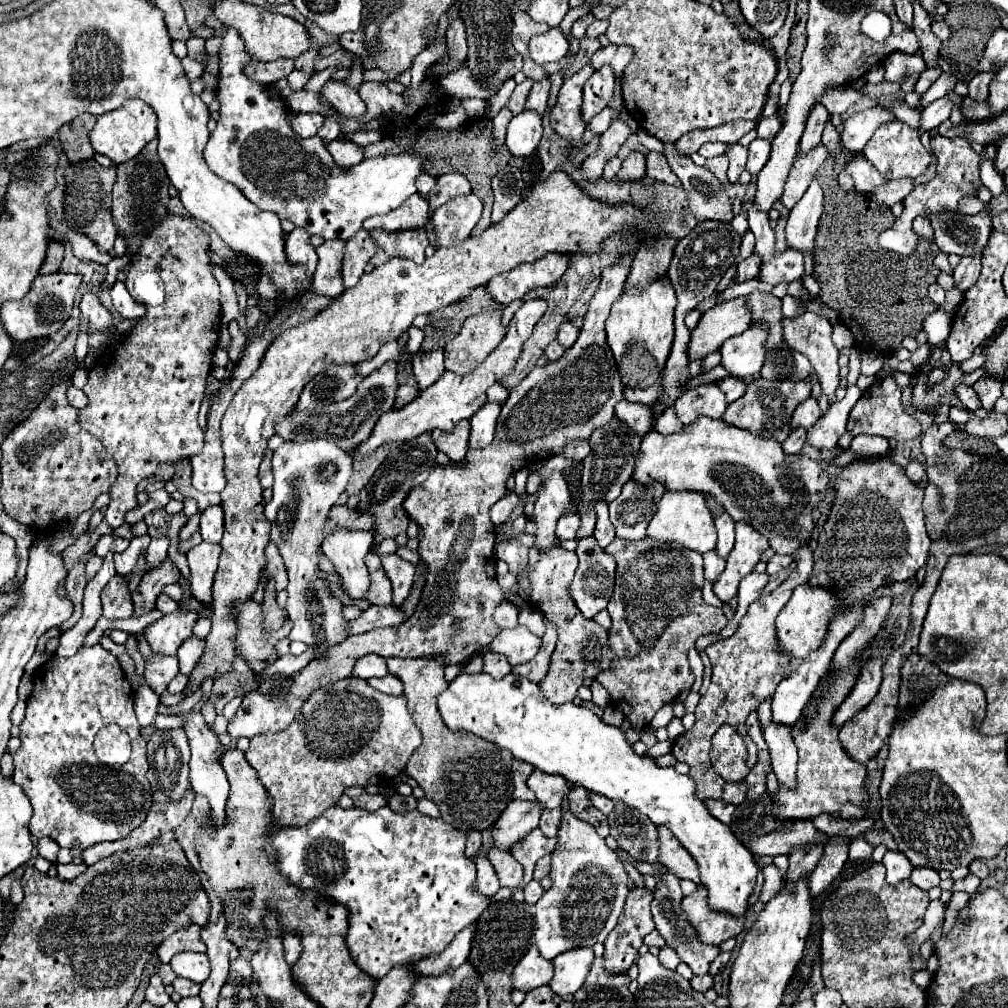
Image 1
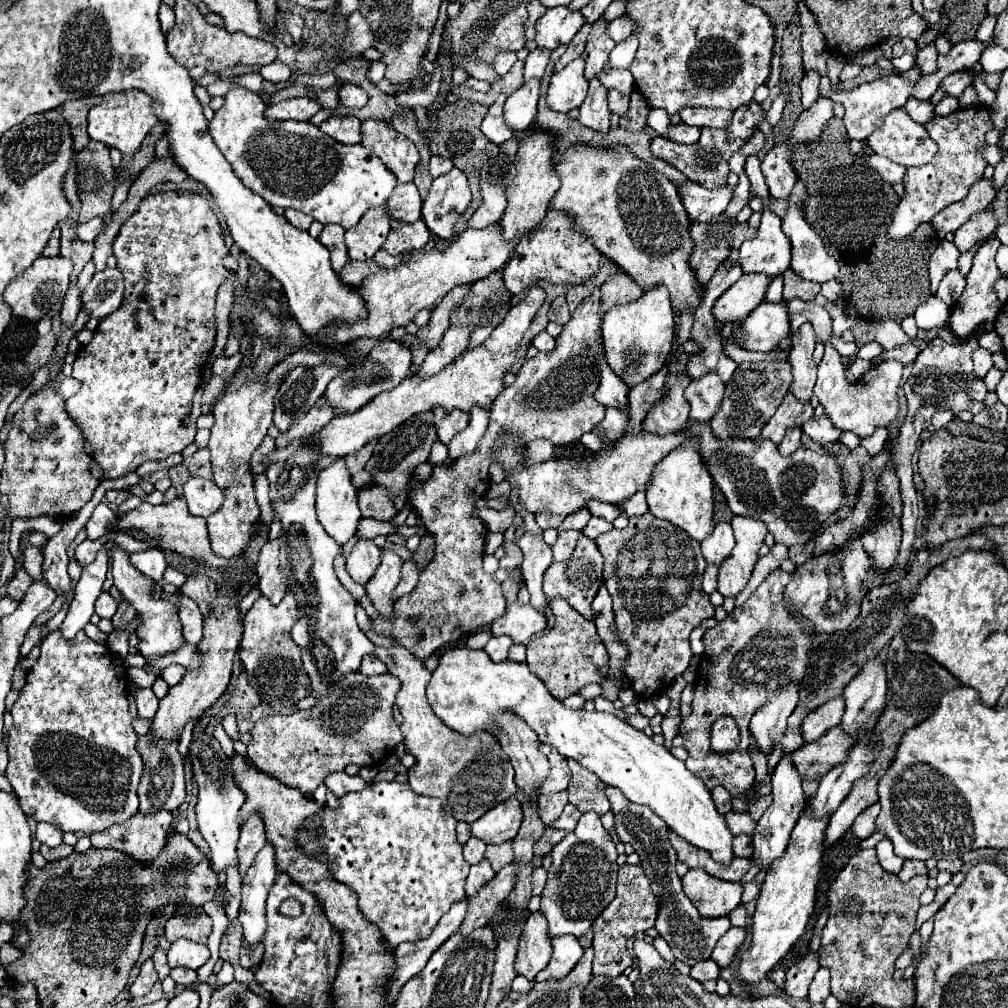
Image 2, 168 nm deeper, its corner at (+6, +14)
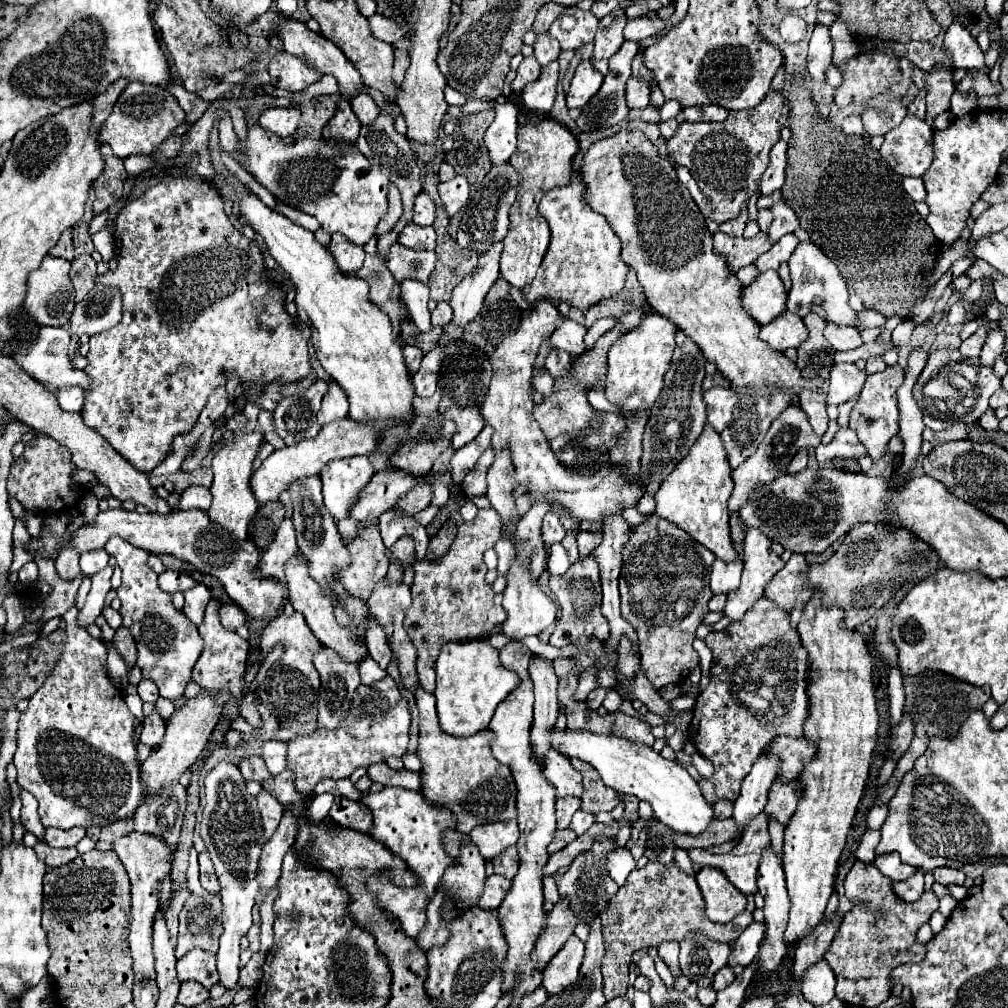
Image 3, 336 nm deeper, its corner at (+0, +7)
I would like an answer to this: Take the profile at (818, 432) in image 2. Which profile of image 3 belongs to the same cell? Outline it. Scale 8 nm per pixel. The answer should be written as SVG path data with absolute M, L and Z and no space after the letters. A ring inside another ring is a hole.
M840 428L830 444L820 444L816 448L816 460L820 468L834 458L852 458L858 460L866 456L866 446L858 440L852 428Z

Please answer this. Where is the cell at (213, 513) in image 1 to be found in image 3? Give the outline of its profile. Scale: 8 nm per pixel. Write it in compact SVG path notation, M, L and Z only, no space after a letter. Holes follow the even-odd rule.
M190 486L180 494L178 508L180 510L192 510L192 508L208 510L210 502L212 502L212 494L206 486Z

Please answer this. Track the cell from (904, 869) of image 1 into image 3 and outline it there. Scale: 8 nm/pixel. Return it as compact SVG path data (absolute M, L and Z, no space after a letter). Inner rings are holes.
M898 854L878 856L878 858L874 860L874 864L876 864L876 868L878 868L884 876L888 876L888 878L892 878L892 880L908 880L908 878L916 872L916 868L910 866L910 864L904 864Z

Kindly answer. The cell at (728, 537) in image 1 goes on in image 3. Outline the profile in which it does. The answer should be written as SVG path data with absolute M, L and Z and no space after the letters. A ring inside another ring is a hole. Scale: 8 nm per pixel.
M722 560L714 562L714 568L710 572L710 588L712 594L730 594L738 590L740 586L740 574L742 574L742 560L734 560L734 564L724 564Z

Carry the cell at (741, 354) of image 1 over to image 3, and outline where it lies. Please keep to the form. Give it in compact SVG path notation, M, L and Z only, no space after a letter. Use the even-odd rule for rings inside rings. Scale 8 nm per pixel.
M784 312L776 320L760 328L760 338L768 342L772 350L784 352L788 348L798 348L808 338L808 328L804 326L800 316Z

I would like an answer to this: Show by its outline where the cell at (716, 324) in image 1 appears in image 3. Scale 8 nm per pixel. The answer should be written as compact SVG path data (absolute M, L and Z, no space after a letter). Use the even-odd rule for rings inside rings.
M774 270L762 272L756 282L744 288L742 304L760 324L768 324L778 318L786 312L786 290L780 276Z

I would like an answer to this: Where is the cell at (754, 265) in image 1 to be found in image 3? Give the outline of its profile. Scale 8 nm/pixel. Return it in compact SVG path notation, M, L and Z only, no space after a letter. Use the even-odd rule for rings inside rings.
M712 374L712 376L706 376L704 378L704 384L702 384L702 388L704 390L708 390L708 388L714 388L714 386L722 386L722 388L730 388L730 382L722 376L722 374Z

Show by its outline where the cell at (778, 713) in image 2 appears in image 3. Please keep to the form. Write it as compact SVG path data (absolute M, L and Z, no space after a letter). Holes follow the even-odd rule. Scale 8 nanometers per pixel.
M762 752L760 758L754 762L752 772L742 782L740 796L734 802L734 814L732 814L732 818L738 826L738 838L746 830L746 824L764 810L770 786L776 778L776 772L778 772L778 766L780 766L778 758L766 756Z

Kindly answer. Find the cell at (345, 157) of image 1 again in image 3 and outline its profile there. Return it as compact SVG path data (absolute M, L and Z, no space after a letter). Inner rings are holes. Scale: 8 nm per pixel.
M340 98L338 100L338 110L334 114L334 118L330 118L330 122L324 126L322 136L326 140L348 140L348 142L356 142L360 132L360 122L356 118L356 114L352 112L350 100L348 98Z

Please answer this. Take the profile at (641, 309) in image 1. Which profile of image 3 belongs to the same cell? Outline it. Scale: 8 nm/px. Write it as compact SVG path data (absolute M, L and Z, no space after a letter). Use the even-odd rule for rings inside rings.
M650 312L642 318L642 324L620 336L618 342L608 352L608 384L606 398L616 404L624 416L632 416L632 412L650 412L654 406L662 384L664 374L670 366L672 350L674 350L674 334L678 326L670 322L670 318L660 316L658 312Z

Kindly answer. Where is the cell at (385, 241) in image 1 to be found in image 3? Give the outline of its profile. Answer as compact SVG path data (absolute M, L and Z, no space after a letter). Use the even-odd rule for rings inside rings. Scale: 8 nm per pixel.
M408 222L406 228L400 234L400 244L412 250L432 250L436 246L436 230L434 226L418 226L414 222Z

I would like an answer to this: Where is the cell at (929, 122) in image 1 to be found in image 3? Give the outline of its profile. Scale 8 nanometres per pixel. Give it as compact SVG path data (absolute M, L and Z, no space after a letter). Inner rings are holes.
M968 72L972 78L974 78L974 82L976 82L976 86L974 86L974 92L978 94L978 96L998 96L1000 92L1002 92L1002 86L1000 84L994 84L992 86L992 82L990 82L990 78L988 76L982 76L982 72Z

